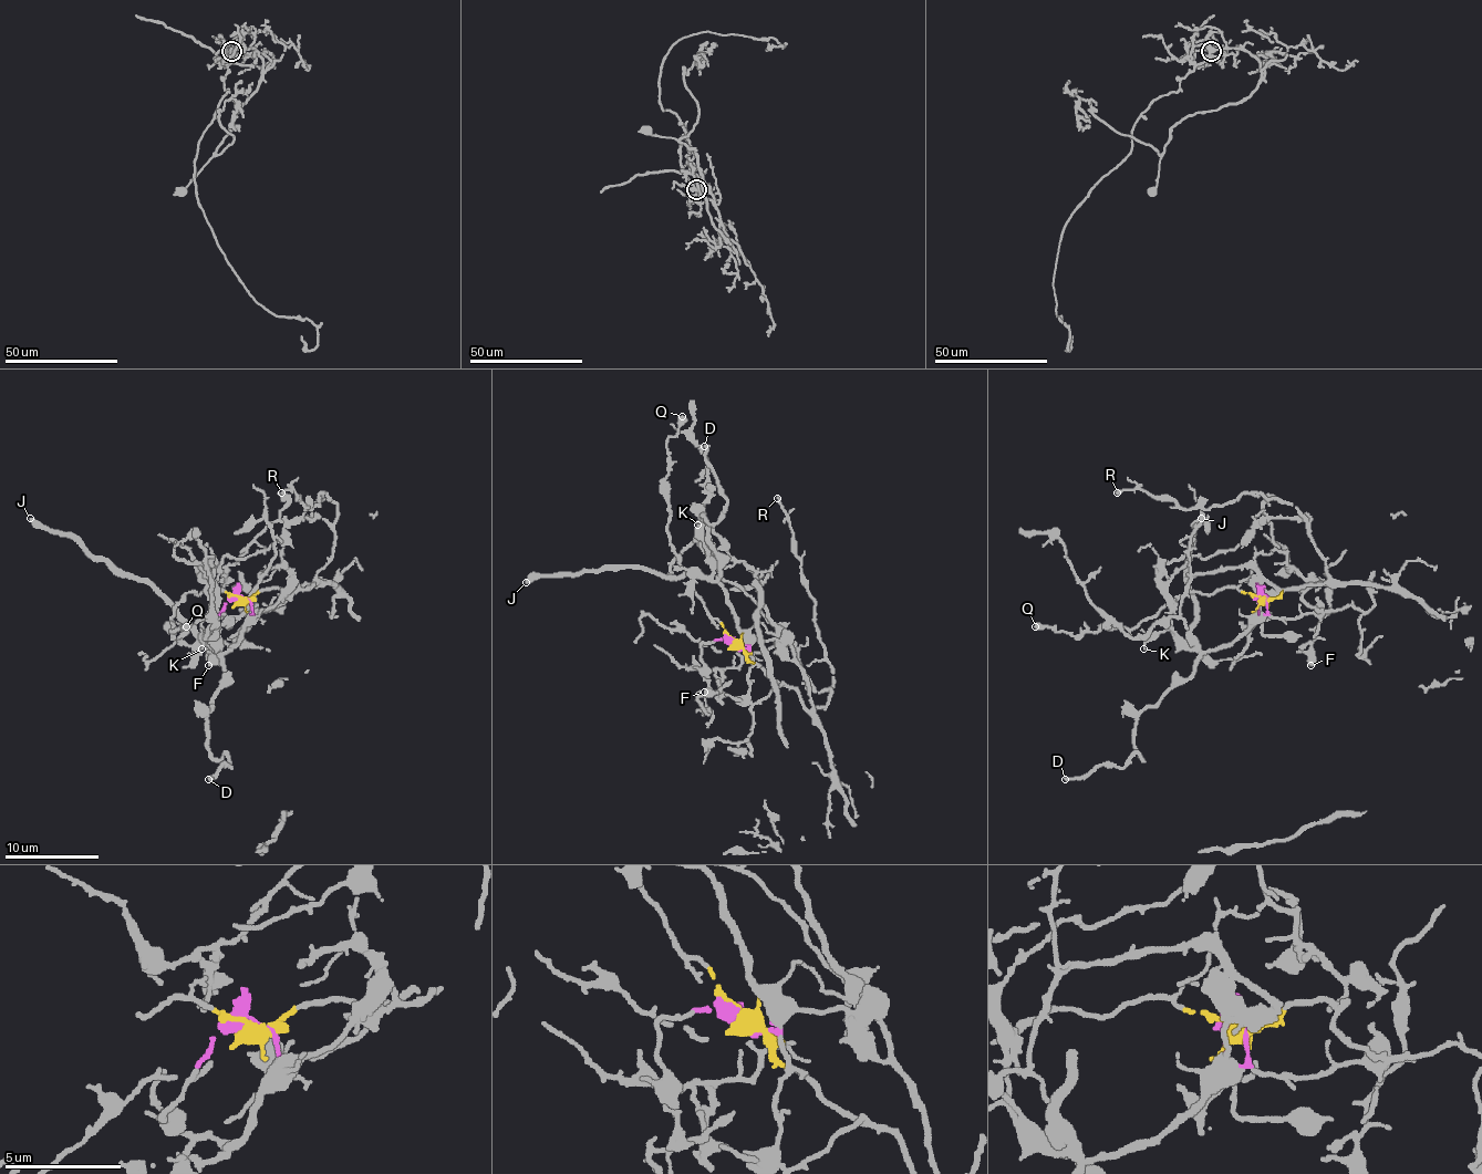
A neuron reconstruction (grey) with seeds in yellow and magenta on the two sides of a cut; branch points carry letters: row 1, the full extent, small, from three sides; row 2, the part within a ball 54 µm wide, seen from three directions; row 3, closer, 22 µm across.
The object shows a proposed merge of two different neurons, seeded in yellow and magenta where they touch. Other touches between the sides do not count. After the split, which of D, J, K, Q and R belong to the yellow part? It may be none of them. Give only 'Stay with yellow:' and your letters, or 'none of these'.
Stay with yellow: Q, R

